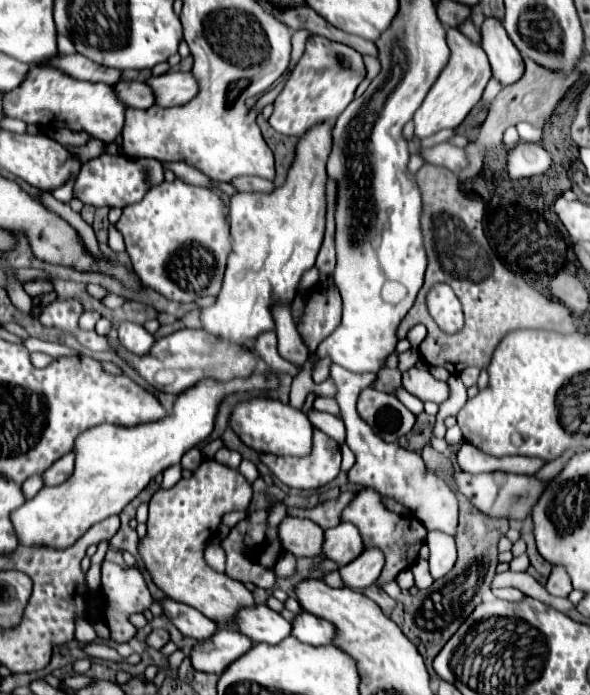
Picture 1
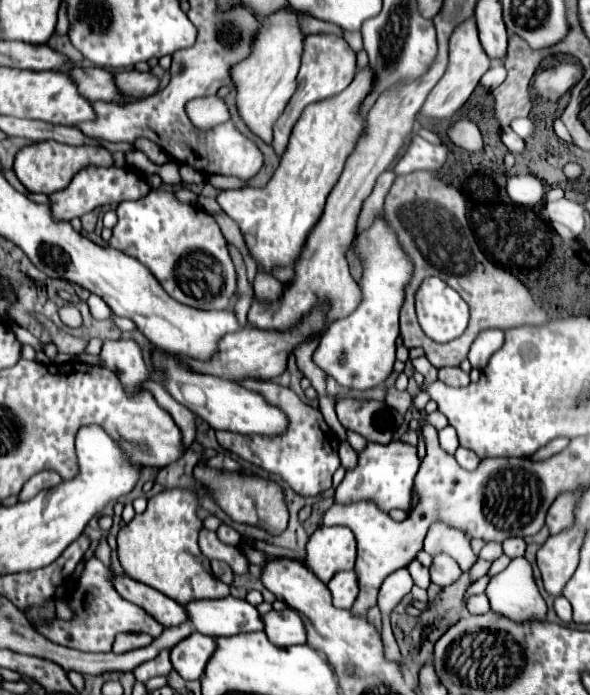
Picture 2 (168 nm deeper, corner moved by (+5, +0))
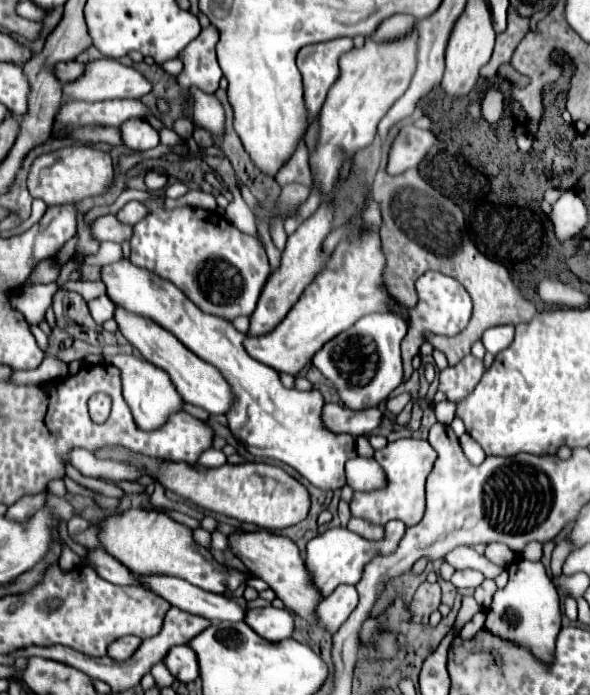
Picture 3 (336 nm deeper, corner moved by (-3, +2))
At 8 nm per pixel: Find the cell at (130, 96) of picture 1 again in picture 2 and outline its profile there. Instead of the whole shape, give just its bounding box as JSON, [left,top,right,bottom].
[68,67,126,103]

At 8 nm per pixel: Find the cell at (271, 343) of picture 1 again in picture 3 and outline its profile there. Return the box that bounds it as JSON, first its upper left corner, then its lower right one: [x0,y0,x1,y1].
[100,259,356,491]

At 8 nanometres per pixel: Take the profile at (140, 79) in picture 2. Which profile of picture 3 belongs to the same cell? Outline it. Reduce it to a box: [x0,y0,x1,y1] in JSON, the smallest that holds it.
[64,59,150,101]

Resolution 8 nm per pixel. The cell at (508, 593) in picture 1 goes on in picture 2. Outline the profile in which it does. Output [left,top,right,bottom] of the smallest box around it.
[486,557,548,623]

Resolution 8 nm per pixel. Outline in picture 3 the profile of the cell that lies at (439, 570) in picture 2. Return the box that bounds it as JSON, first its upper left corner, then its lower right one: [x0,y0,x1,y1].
[450,569,484,589]

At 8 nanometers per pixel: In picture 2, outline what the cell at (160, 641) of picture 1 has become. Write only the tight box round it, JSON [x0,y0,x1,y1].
[112,633,152,653]

